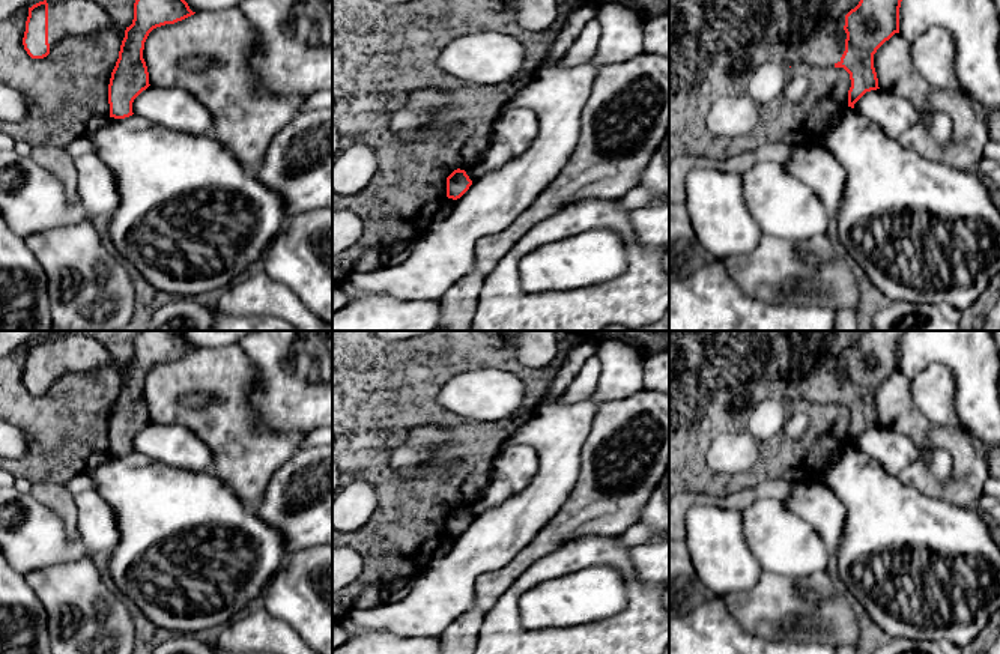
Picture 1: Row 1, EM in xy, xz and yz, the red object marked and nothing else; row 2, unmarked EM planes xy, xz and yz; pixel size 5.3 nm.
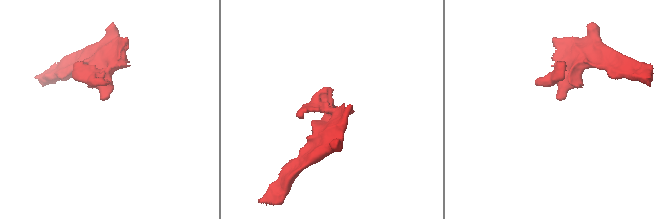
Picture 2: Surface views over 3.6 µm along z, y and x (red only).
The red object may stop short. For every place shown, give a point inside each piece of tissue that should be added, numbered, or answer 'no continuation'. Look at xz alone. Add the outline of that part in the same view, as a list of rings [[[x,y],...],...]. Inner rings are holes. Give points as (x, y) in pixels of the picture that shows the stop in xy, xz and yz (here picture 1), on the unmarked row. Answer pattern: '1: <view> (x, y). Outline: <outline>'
no continuation

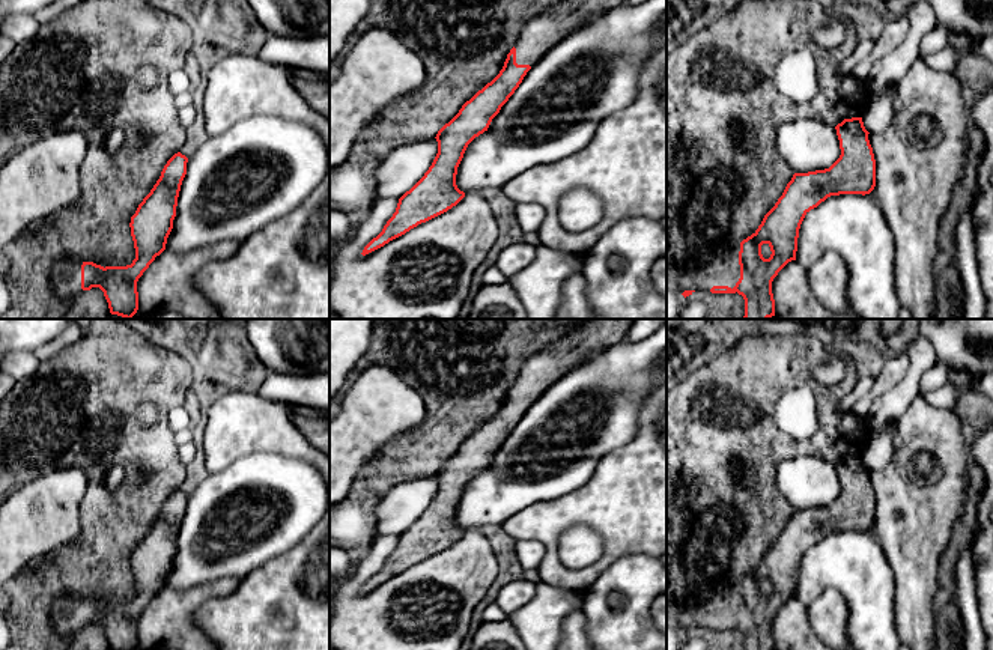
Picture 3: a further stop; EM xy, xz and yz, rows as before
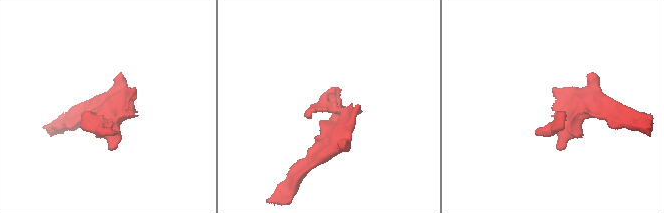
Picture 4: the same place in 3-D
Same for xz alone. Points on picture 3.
1: xz (540, 370). Outline: [[[585,319],[569,334],[530,355],[515,381],[516,400],[534,403],[560,378],[623,340],[630,322],[632,319]]]

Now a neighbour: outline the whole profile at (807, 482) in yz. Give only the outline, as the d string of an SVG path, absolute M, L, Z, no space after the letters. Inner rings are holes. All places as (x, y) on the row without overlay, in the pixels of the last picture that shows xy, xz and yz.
M805 453L776 466L776 484L794 510L829 506L841 492L835 463Z

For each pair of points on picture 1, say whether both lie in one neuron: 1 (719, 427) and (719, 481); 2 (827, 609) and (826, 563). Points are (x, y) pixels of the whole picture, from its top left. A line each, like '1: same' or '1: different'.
1: same
2: different

